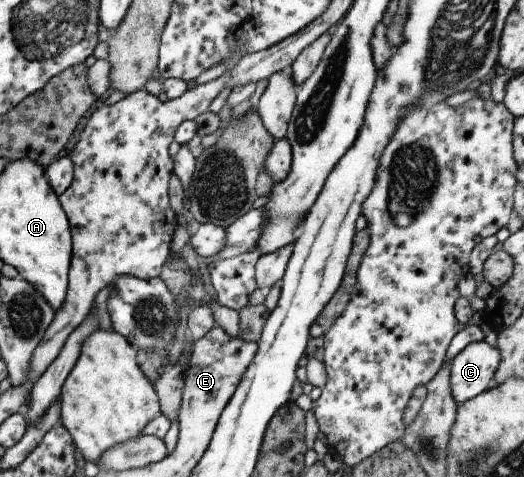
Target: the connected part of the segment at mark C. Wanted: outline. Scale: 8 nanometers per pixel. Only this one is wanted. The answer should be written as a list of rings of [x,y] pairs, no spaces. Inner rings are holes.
[[[483,339],[467,344],[450,360],[449,385],[457,404],[476,397],[490,387],[500,363],[500,353]]]

